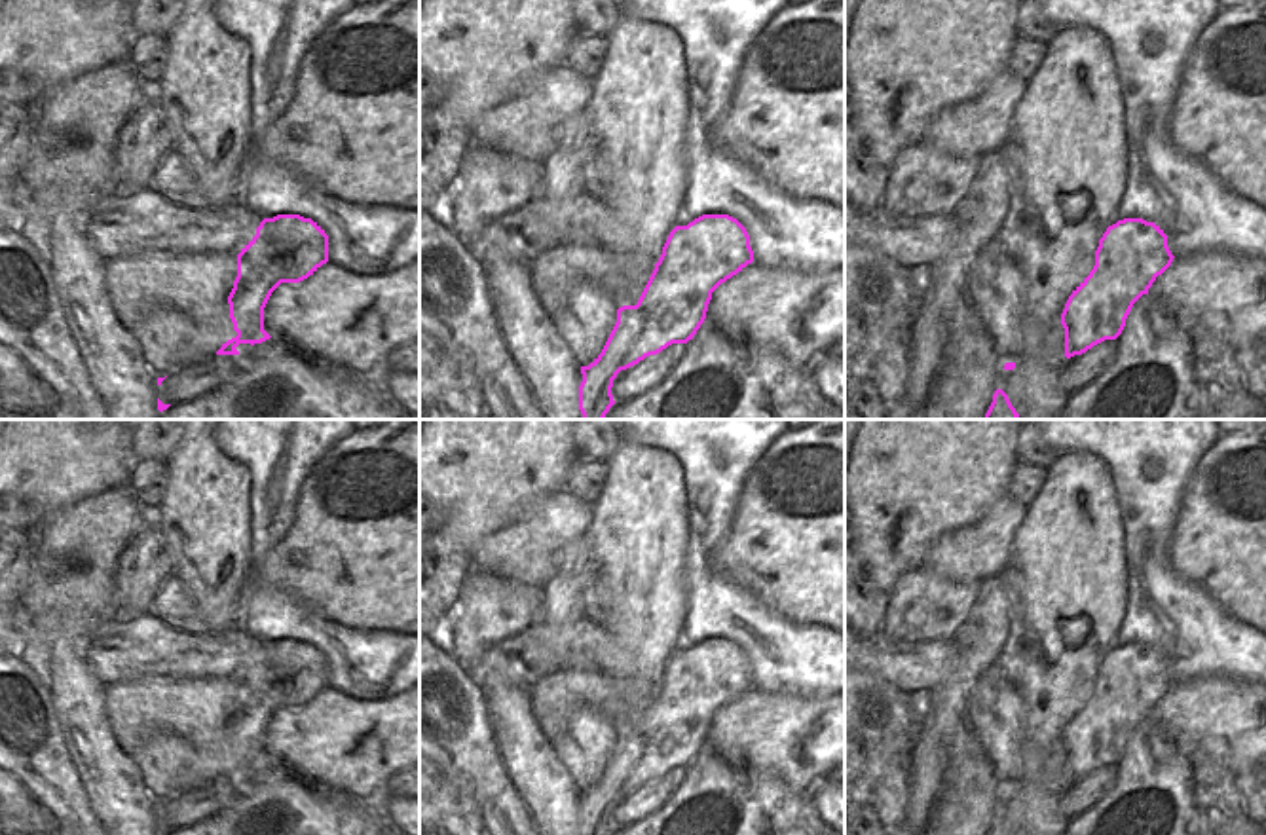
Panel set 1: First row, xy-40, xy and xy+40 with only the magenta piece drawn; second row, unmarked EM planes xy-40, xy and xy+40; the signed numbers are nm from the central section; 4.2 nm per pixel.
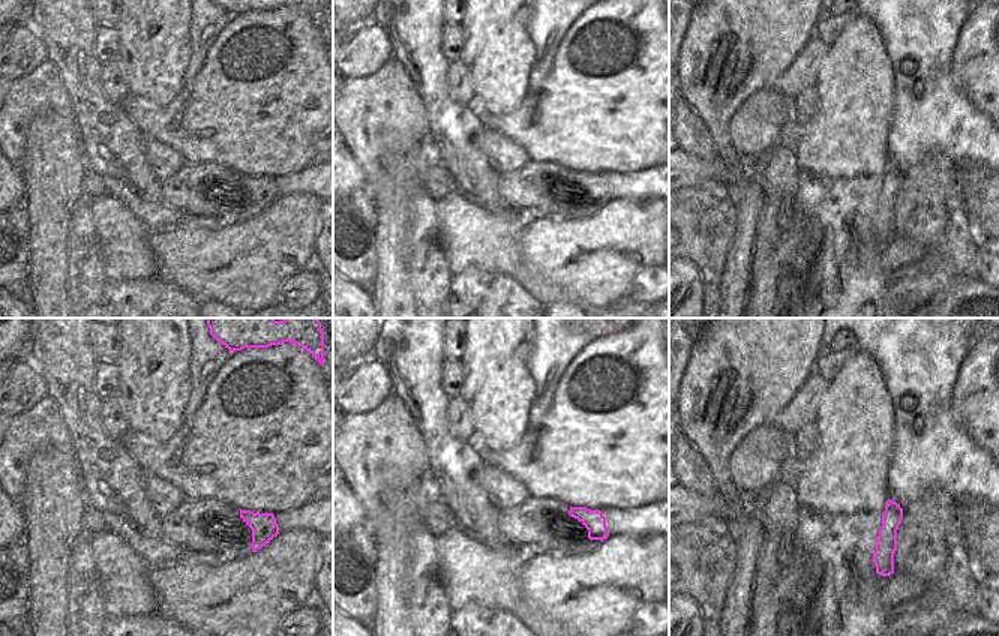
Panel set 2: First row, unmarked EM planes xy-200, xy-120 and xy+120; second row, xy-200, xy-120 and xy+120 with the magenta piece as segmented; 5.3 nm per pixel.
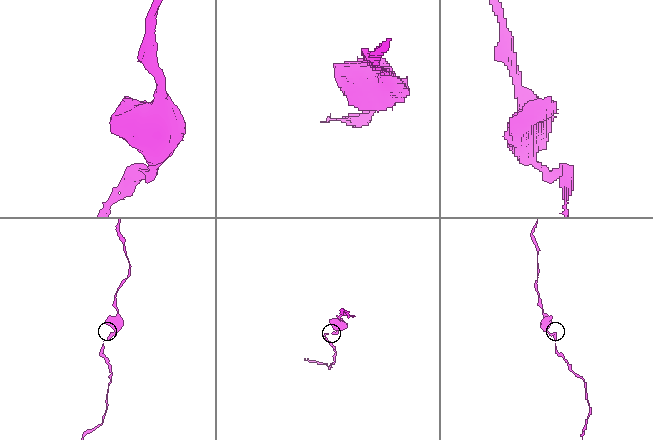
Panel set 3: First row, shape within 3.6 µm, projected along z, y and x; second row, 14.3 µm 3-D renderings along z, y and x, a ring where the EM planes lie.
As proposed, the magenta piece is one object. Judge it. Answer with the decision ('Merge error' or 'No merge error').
No merge error

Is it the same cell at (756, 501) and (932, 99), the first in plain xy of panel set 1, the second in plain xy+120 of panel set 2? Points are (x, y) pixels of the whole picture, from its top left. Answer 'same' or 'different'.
different

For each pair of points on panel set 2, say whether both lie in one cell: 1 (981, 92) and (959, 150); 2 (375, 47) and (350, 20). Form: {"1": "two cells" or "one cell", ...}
{"1": "two cells", "2": "two cells"}

